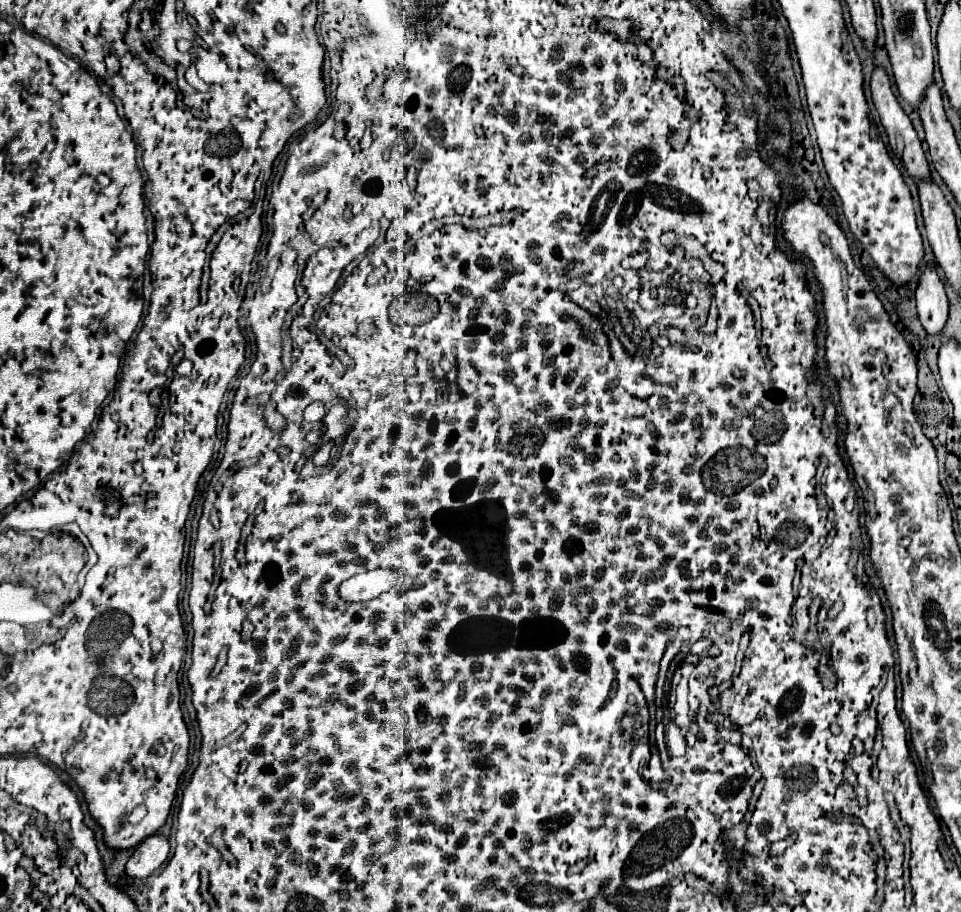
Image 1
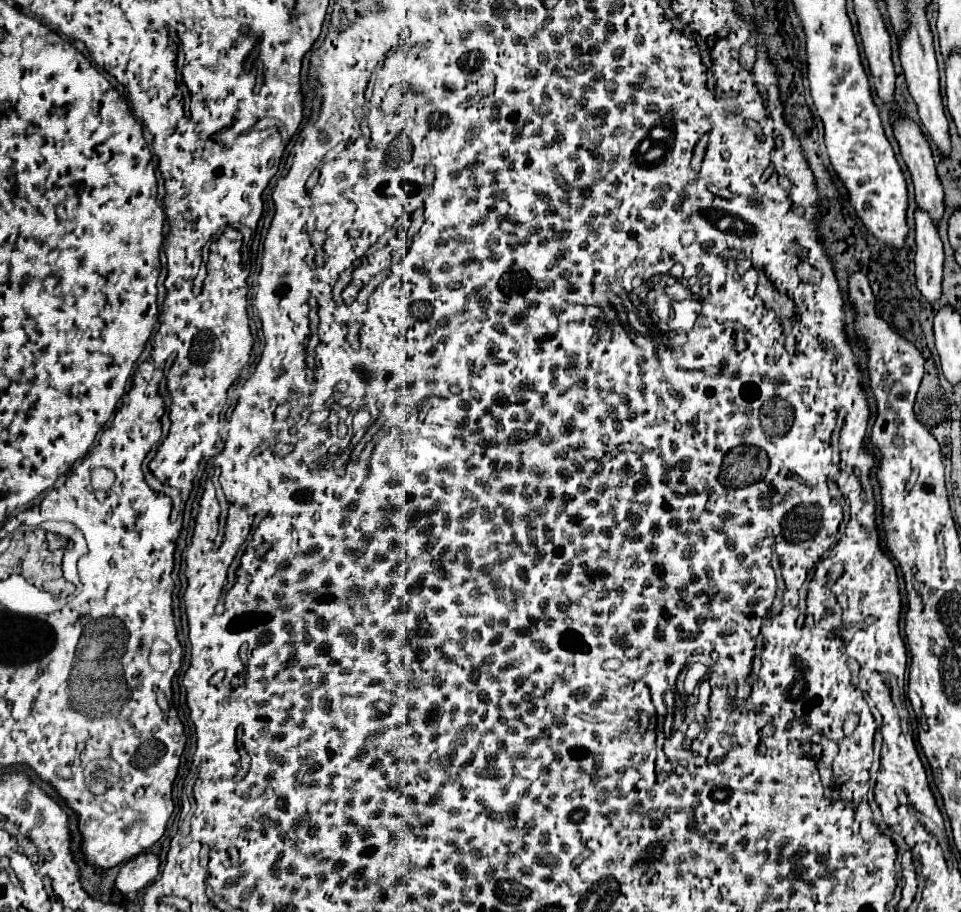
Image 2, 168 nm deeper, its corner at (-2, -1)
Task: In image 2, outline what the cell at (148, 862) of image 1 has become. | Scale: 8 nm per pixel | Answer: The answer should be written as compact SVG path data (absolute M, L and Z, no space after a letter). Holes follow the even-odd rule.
M145 852L145 854L131 858L119 870L119 876L115 880L117 890L123 894L131 894L131 892L145 888L147 884L151 884L157 878L159 866L161 866L161 860L153 852Z

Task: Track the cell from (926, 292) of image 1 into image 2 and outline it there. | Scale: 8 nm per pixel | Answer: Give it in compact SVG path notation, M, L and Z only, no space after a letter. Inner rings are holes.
M921 210L915 212L915 276L917 288L923 298L933 304L941 298L941 274L943 274L943 244L937 234L937 228L931 224L929 216Z

